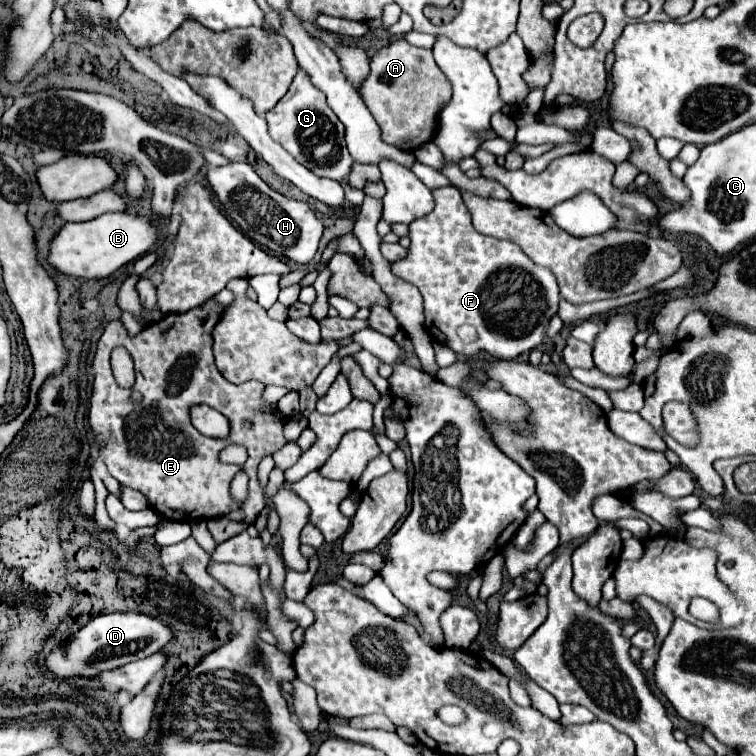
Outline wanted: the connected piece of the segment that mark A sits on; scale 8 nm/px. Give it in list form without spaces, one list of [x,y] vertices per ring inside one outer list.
[[[397,38],[381,48],[371,58],[371,74],[361,88],[363,100],[381,128],[381,140],[413,152],[433,138],[439,126],[439,112],[451,98],[451,84],[433,60],[433,52],[411,46],[407,40]]]

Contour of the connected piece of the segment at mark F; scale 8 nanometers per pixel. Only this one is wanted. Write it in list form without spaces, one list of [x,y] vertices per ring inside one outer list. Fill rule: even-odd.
[[[455,186],[437,188],[437,190],[433,190],[433,196],[435,196],[435,208],[433,208],[433,212],[429,212],[425,218],[419,218],[419,220],[415,220],[415,222],[409,224],[411,246],[409,246],[407,256],[401,258],[401,260],[397,260],[397,262],[391,262],[391,272],[393,272],[397,278],[401,278],[401,280],[405,280],[405,282],[409,282],[409,284],[413,284],[413,286],[419,288],[419,292],[421,292],[421,296],[423,296],[425,328],[427,328],[429,336],[431,336],[435,342],[441,342],[441,344],[449,346],[455,354],[467,356],[467,358],[475,358],[475,356],[479,356],[481,352],[487,352],[489,358],[493,358],[493,360],[513,360],[513,358],[517,358],[517,356],[523,354],[523,352],[531,352],[533,348],[537,348],[537,346],[543,342],[543,336],[545,336],[545,328],[547,328],[547,324],[549,324],[549,318],[551,318],[553,314],[557,314],[559,288],[557,288],[555,276],[553,276],[547,268],[537,266],[535,262],[531,262],[531,260],[523,254],[523,250],[521,250],[517,244],[507,242],[507,240],[497,240],[497,238],[493,238],[493,236],[483,236],[483,234],[479,234],[479,232],[473,228],[471,214],[469,214],[469,210],[467,210],[467,206],[465,206],[465,202],[463,202],[463,196],[461,196],[461,190],[459,190],[459,188],[455,188]],[[539,316],[543,316],[543,336],[539,336]]]

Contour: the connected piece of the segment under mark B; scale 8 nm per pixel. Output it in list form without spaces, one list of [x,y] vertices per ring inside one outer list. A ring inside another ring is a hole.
[[[107,212],[95,220],[65,224],[51,242],[49,262],[63,274],[77,278],[105,278],[121,266],[147,254],[159,240],[159,226],[151,216]]]

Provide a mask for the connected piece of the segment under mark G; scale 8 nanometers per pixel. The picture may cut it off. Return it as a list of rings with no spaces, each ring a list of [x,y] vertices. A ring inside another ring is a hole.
[[[303,70],[297,72],[289,92],[279,100],[279,104],[267,112],[267,124],[271,138],[287,148],[287,152],[291,152],[301,164],[311,168],[311,172],[333,180],[341,180],[351,172],[353,162],[343,138],[345,128],[327,106],[325,94],[311,84]]]

